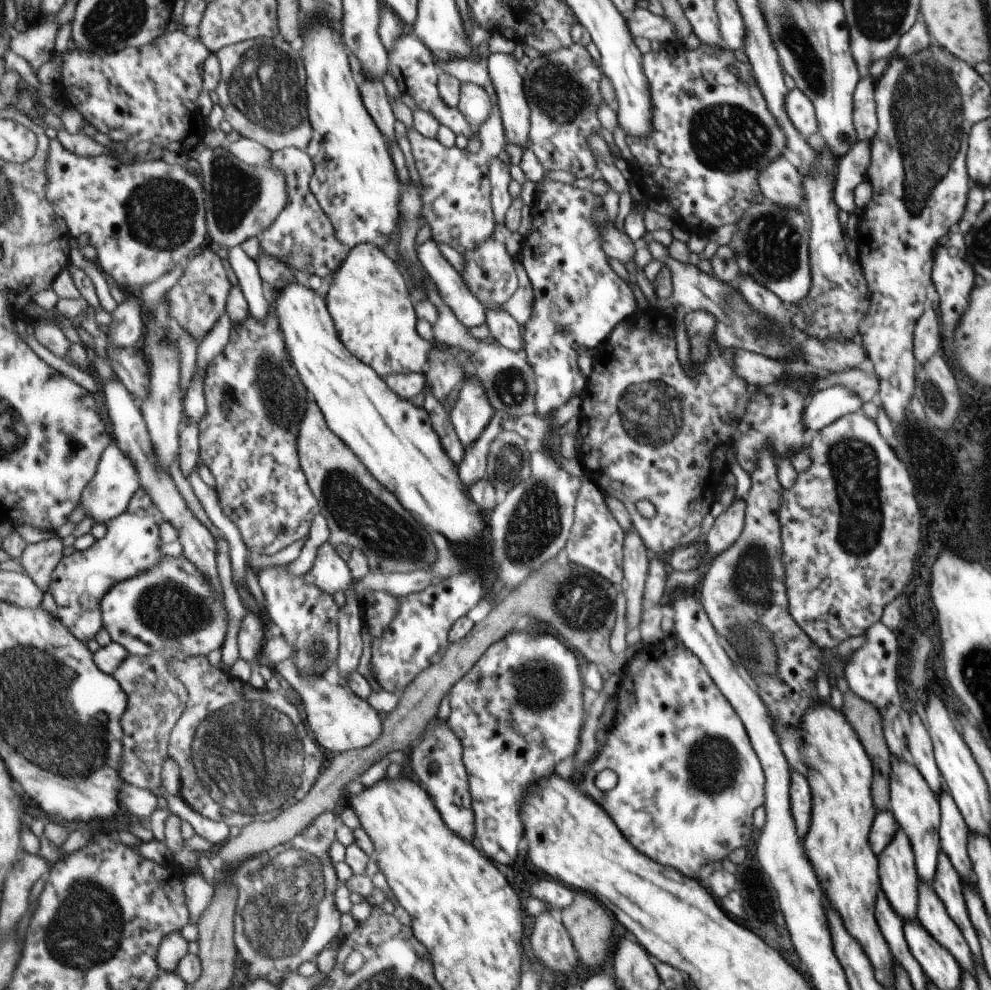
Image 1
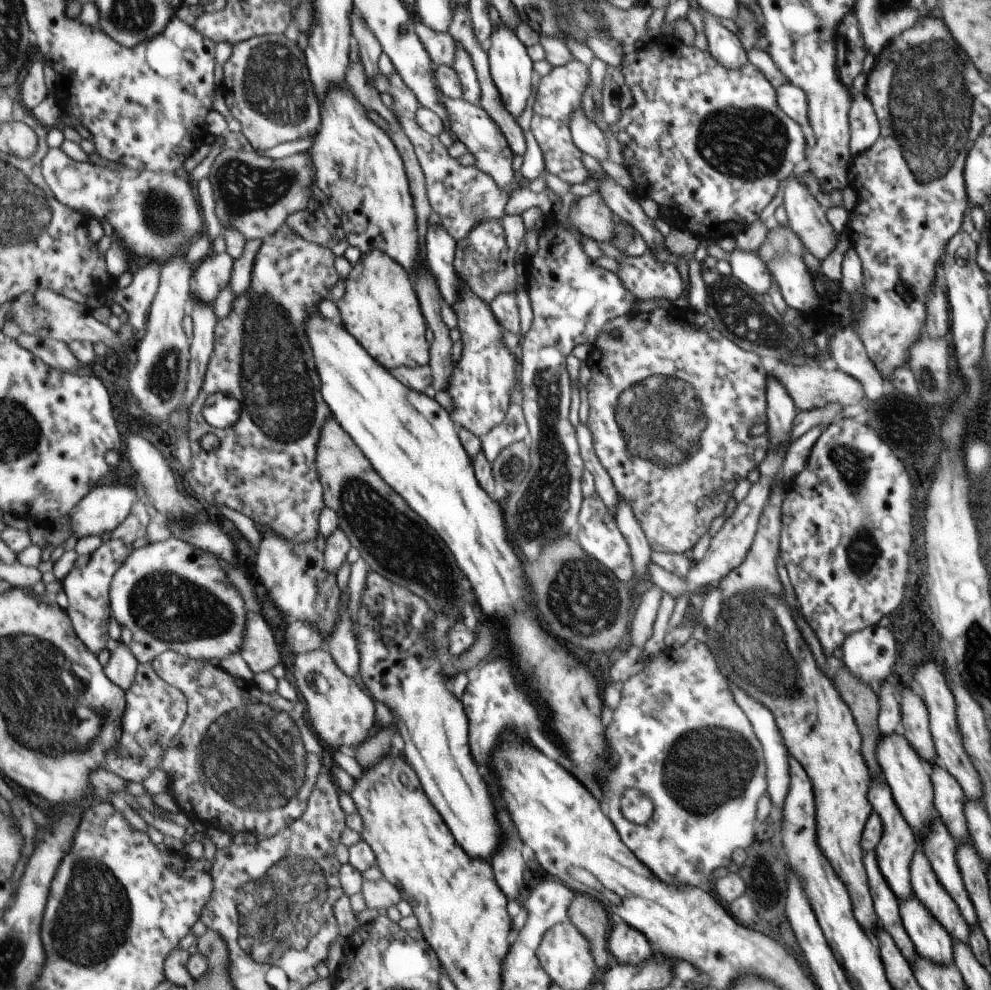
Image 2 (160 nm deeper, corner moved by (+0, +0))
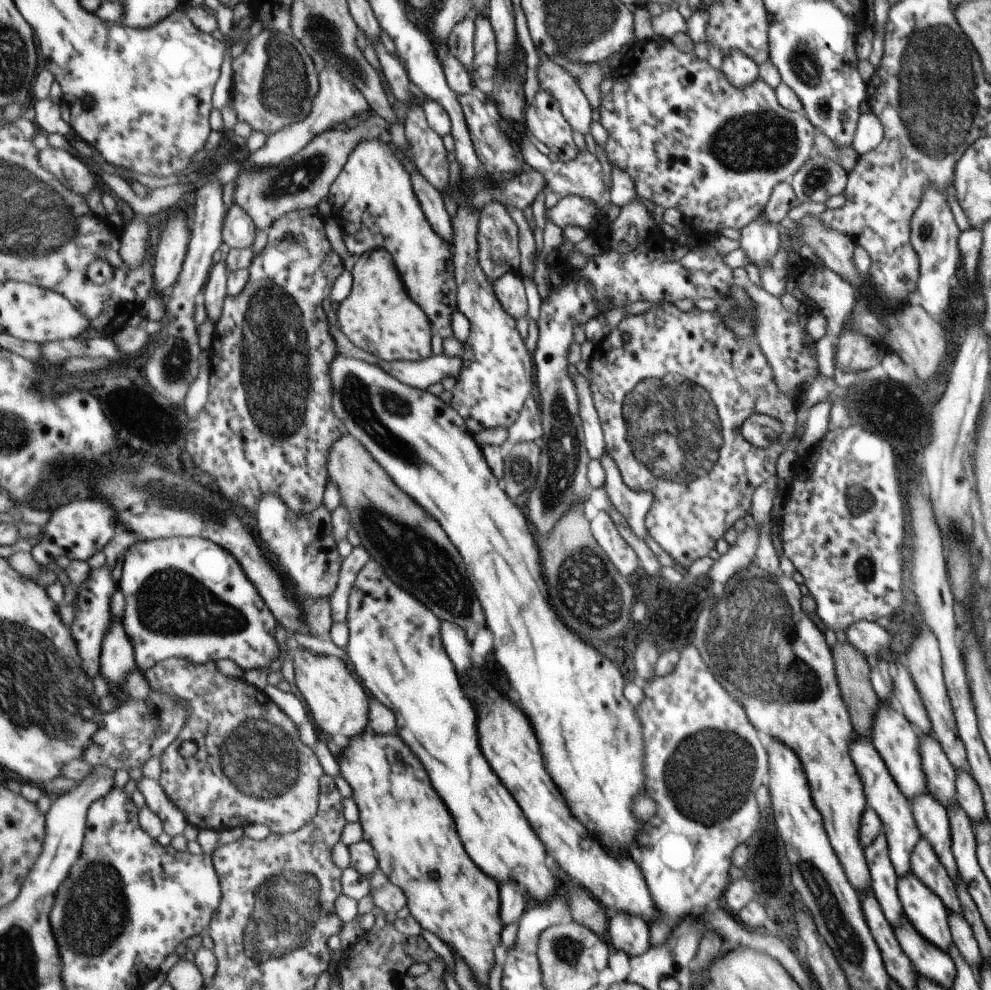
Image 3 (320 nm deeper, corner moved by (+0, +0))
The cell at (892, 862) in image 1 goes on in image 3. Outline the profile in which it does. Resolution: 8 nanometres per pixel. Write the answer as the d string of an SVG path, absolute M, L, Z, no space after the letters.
M857 734L857 744L853 744L853 760L857 760L857 767L861 768L861 780L865 780L865 796L869 796L869 807L879 818L884 836L887 838L888 856L891 858L893 869L896 872L897 880L905 876L911 870L912 852L920 840L919 827L916 825L915 818L912 816L911 804L909 800L899 792L893 778L889 775L885 764L881 761L879 754L871 745L870 738L859 738Z

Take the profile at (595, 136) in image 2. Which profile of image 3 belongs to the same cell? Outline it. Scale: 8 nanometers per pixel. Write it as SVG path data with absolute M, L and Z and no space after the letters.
M545 58L537 66L539 89L559 102L559 110L573 130L585 135L590 130L592 109L571 74Z

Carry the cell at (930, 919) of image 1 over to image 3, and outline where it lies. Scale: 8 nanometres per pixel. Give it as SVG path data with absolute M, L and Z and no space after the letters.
M923 837L918 840L912 852L911 874L940 898L948 914L961 912L953 882L949 880L945 868L939 864L937 856L933 854L931 846L925 842Z

